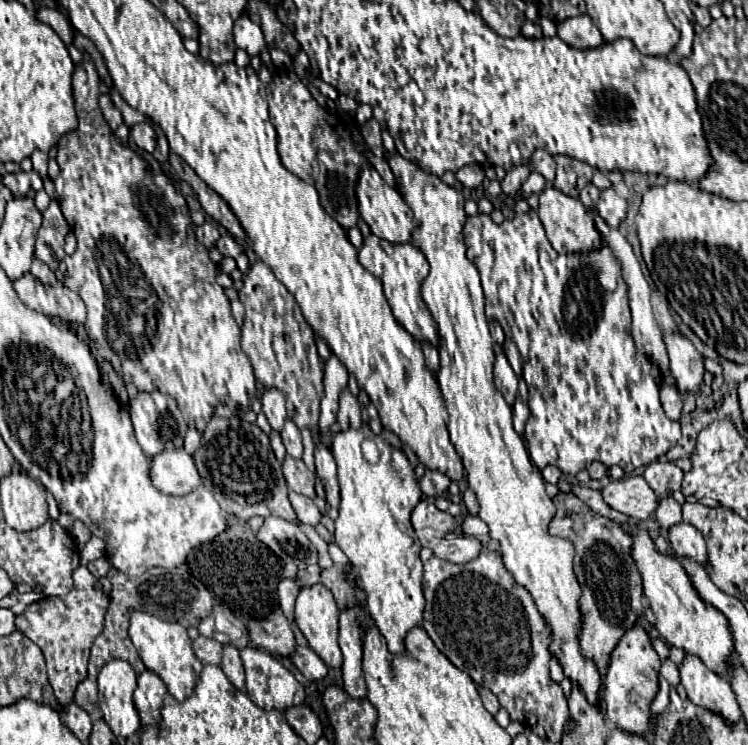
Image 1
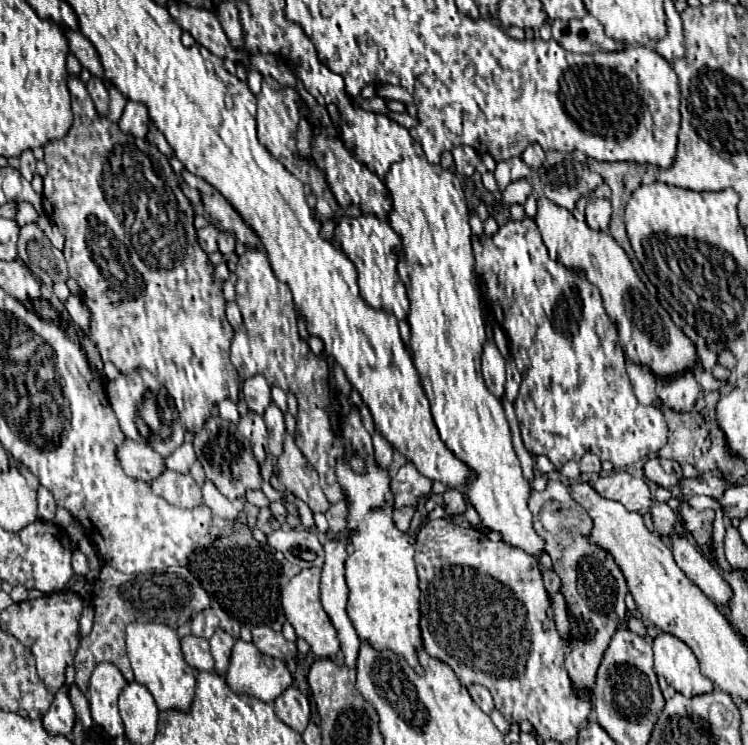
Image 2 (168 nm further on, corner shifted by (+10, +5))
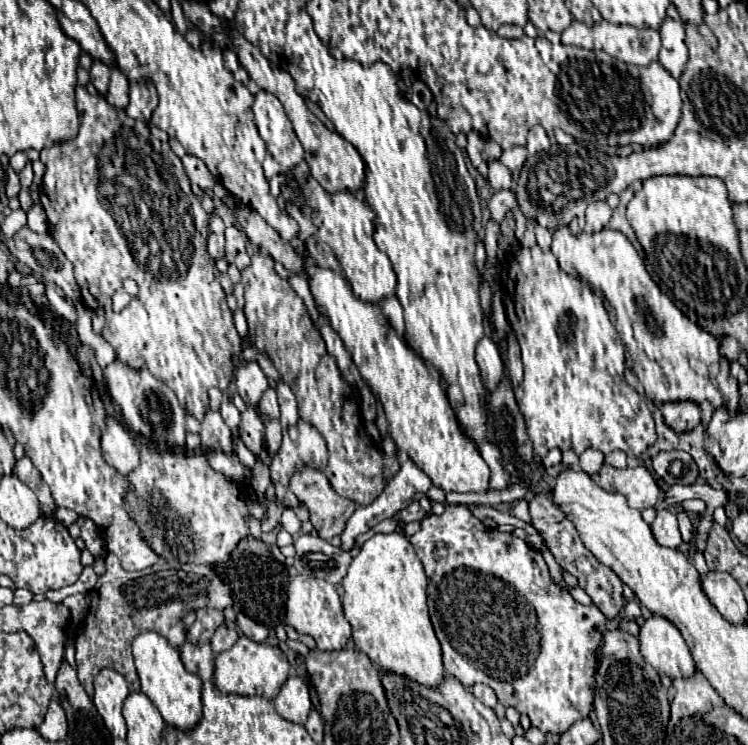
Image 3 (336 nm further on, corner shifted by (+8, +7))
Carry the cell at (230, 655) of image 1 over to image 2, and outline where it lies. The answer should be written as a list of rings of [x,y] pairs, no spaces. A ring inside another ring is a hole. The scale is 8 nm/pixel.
[[[216,629],[216,633],[210,639],[210,647],[212,647],[212,657],[216,661],[216,673],[226,675],[234,647],[234,637],[222,629]]]

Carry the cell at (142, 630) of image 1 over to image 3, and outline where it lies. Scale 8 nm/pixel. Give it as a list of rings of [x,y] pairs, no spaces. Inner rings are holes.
[[[154,631],[140,633],[132,643],[132,653],[142,683],[142,693],[150,697],[150,701],[156,705],[164,721],[172,727],[192,729],[202,719],[202,701],[200,701],[202,679],[186,671],[178,649],[174,649],[160,633]]]

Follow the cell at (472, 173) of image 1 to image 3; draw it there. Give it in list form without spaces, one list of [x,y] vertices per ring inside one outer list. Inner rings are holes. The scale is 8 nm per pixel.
[[[470,131],[467,134],[467,147],[466,153],[475,168],[478,168],[484,161],[481,156],[482,147],[484,147],[484,141],[482,137],[476,133],[476,131]]]

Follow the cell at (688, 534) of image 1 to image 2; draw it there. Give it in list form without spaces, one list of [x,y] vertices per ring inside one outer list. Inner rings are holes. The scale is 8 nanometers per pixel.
[[[672,535],[672,551],[678,567],[686,573],[686,577],[700,587],[700,591],[712,599],[718,607],[728,609],[728,603],[732,599],[732,589],[720,575],[716,567],[708,559],[704,559],[696,547],[684,537],[684,535]]]

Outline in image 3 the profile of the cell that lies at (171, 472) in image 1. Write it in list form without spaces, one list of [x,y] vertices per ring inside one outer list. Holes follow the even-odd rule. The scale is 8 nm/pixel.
[[[106,419],[106,431],[102,435],[102,455],[108,465],[128,475],[140,465],[140,449],[134,443],[132,433],[116,419]]]

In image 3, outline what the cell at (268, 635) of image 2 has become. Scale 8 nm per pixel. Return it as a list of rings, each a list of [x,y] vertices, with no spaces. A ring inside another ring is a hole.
[[[238,613],[238,627],[242,629],[242,633],[246,637],[250,637],[252,641],[258,641],[258,643],[264,643],[268,639],[268,629],[264,625],[258,625],[254,623],[252,619],[248,619],[246,615]]]

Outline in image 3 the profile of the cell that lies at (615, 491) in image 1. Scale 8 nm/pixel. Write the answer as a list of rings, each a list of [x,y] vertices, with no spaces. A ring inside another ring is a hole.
[[[604,465],[600,469],[598,485],[606,491],[624,495],[628,499],[628,505],[640,511],[646,507],[654,507],[660,497],[654,475],[642,465],[630,465],[626,469],[614,469],[610,465]]]

